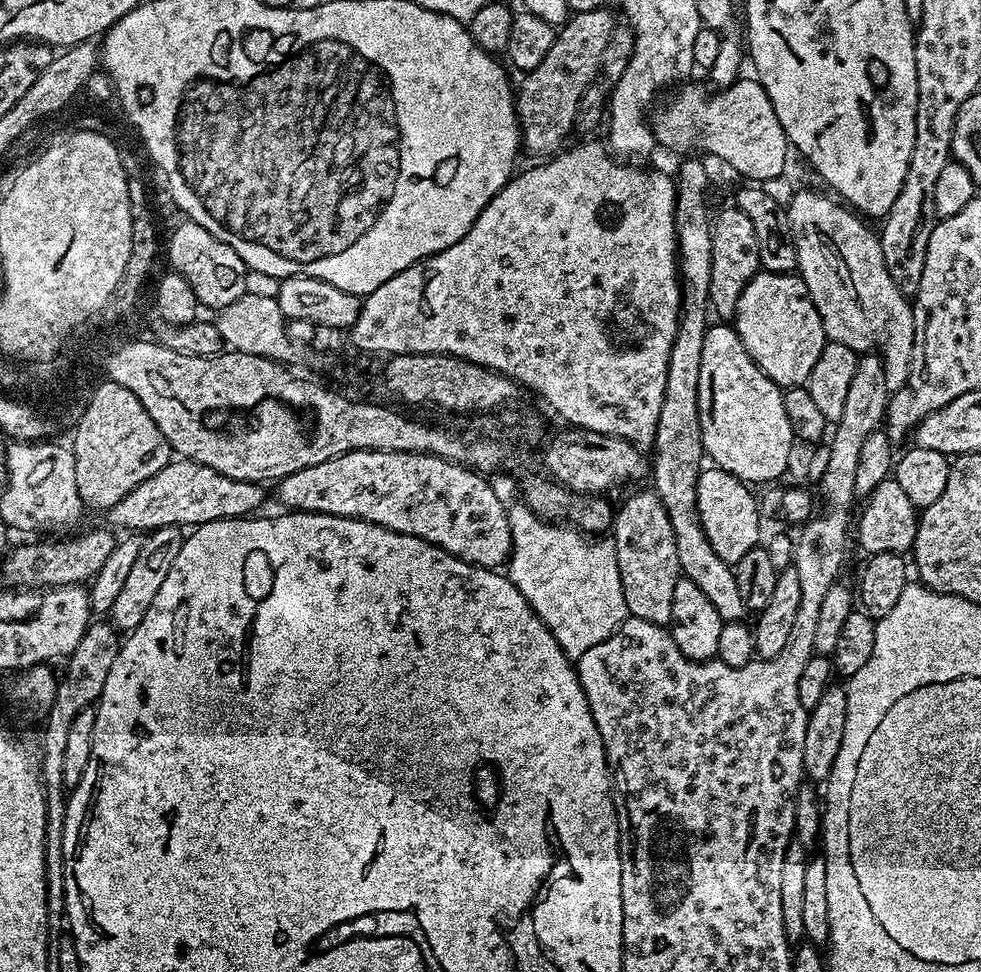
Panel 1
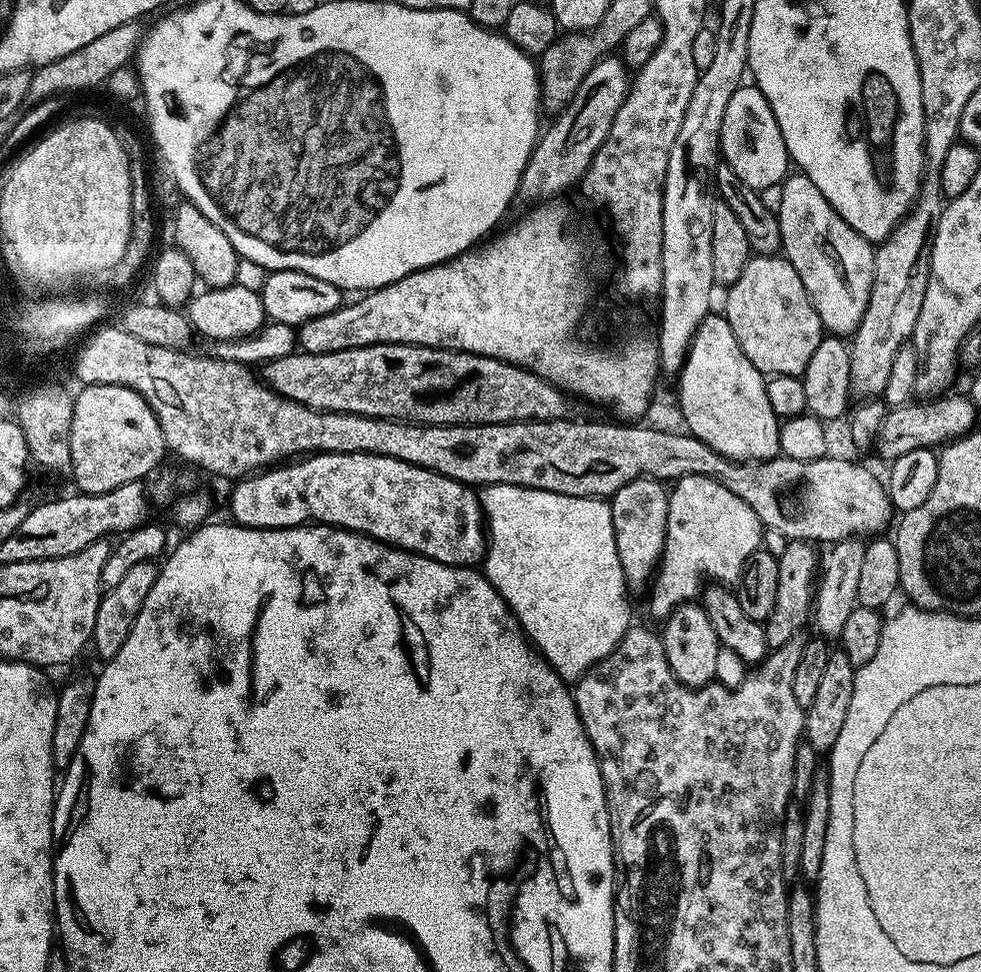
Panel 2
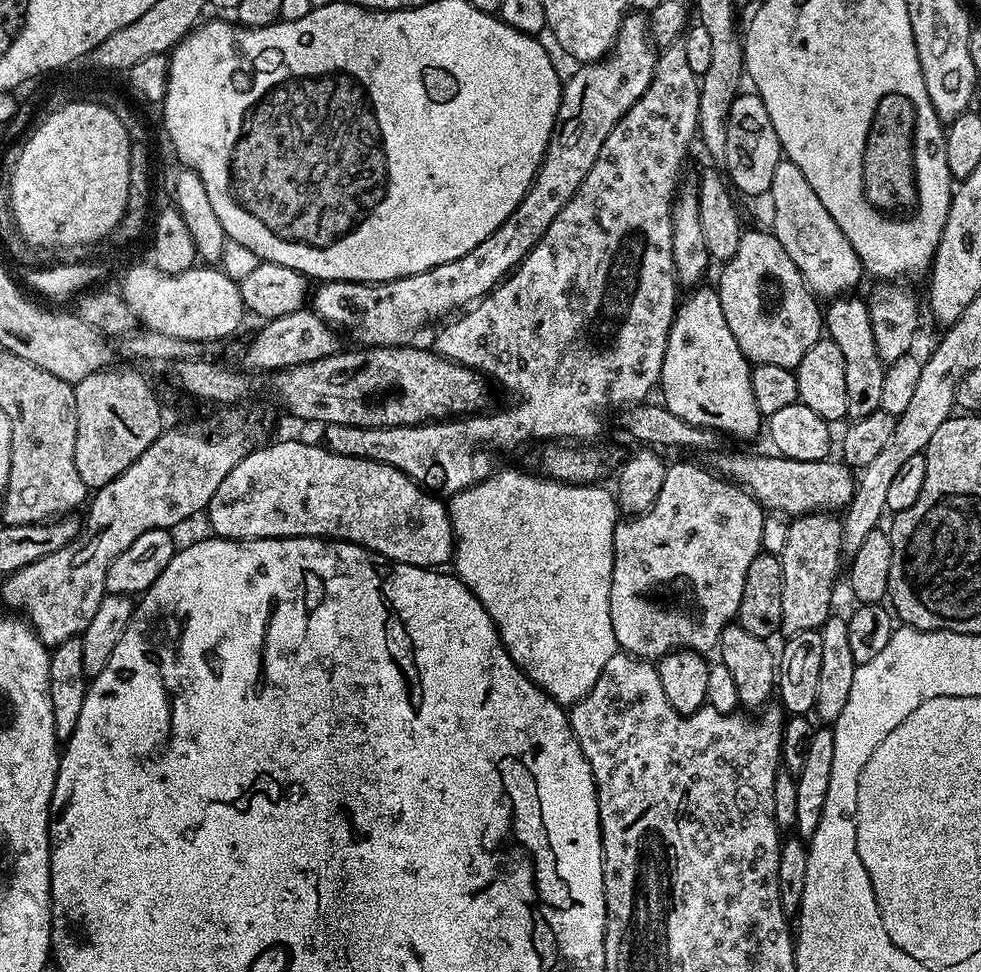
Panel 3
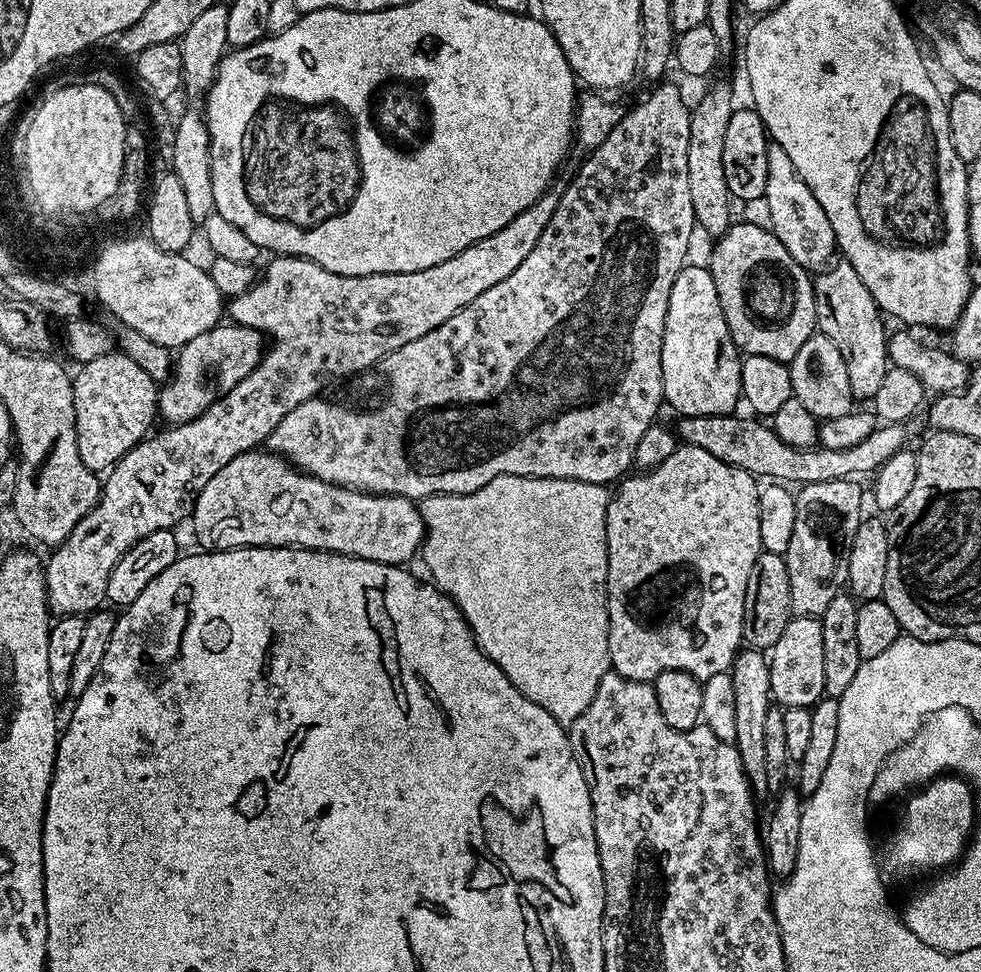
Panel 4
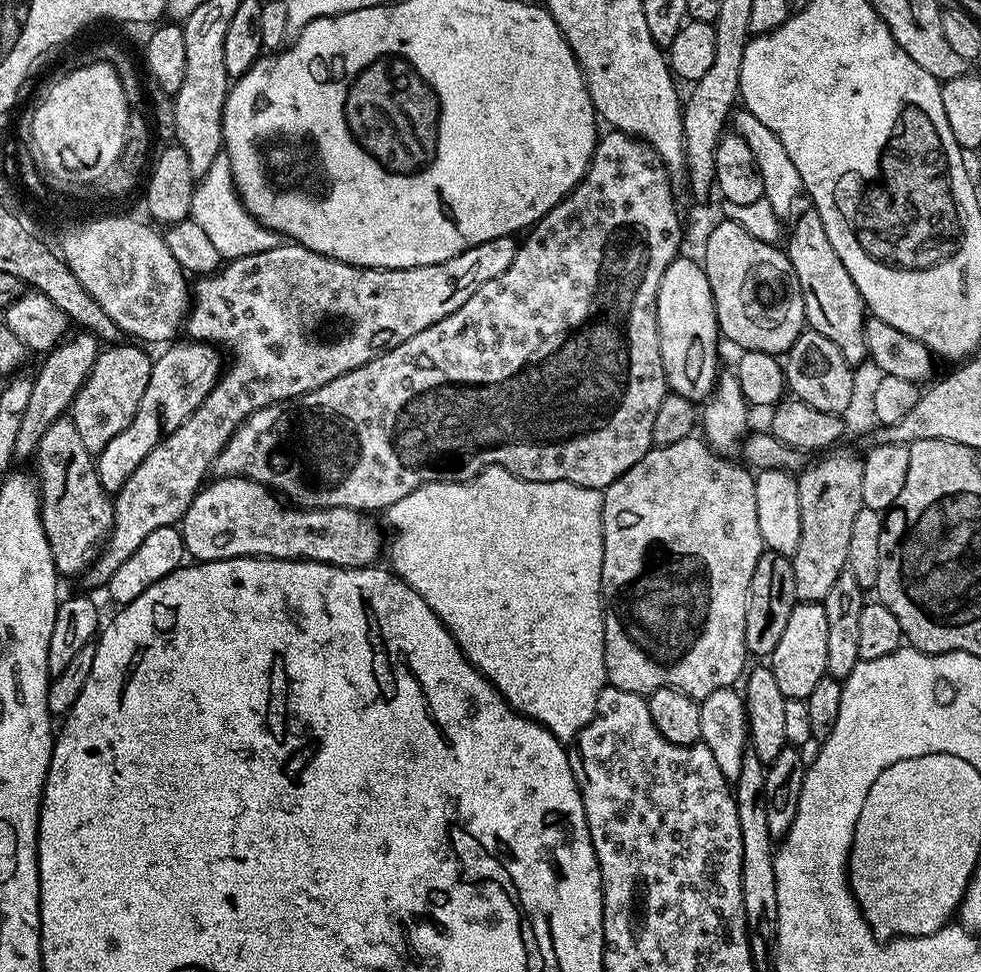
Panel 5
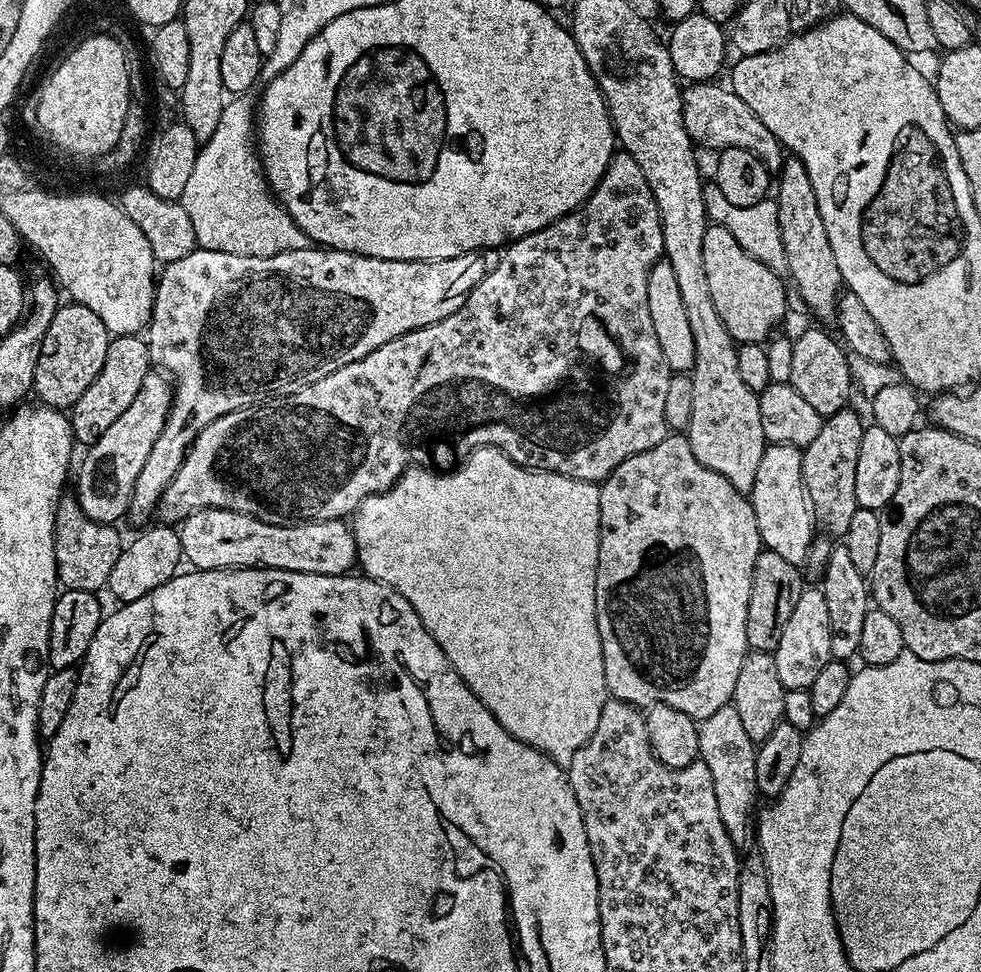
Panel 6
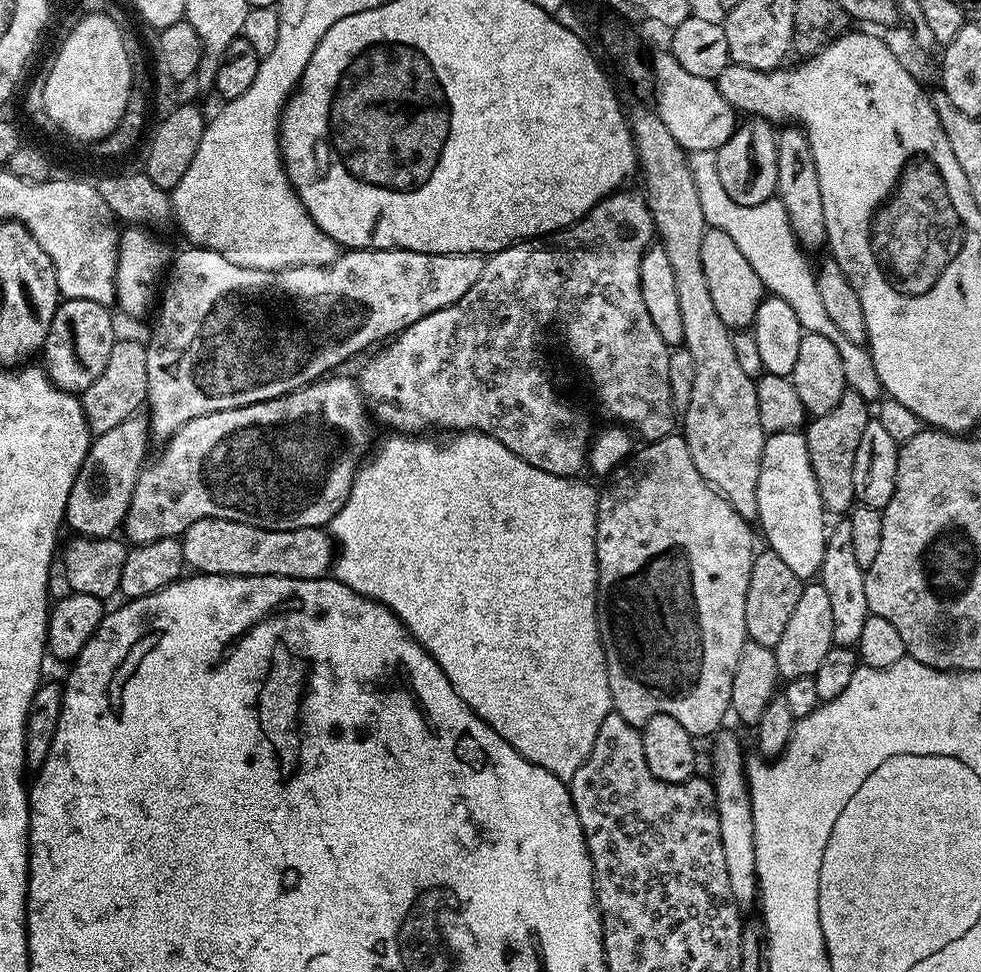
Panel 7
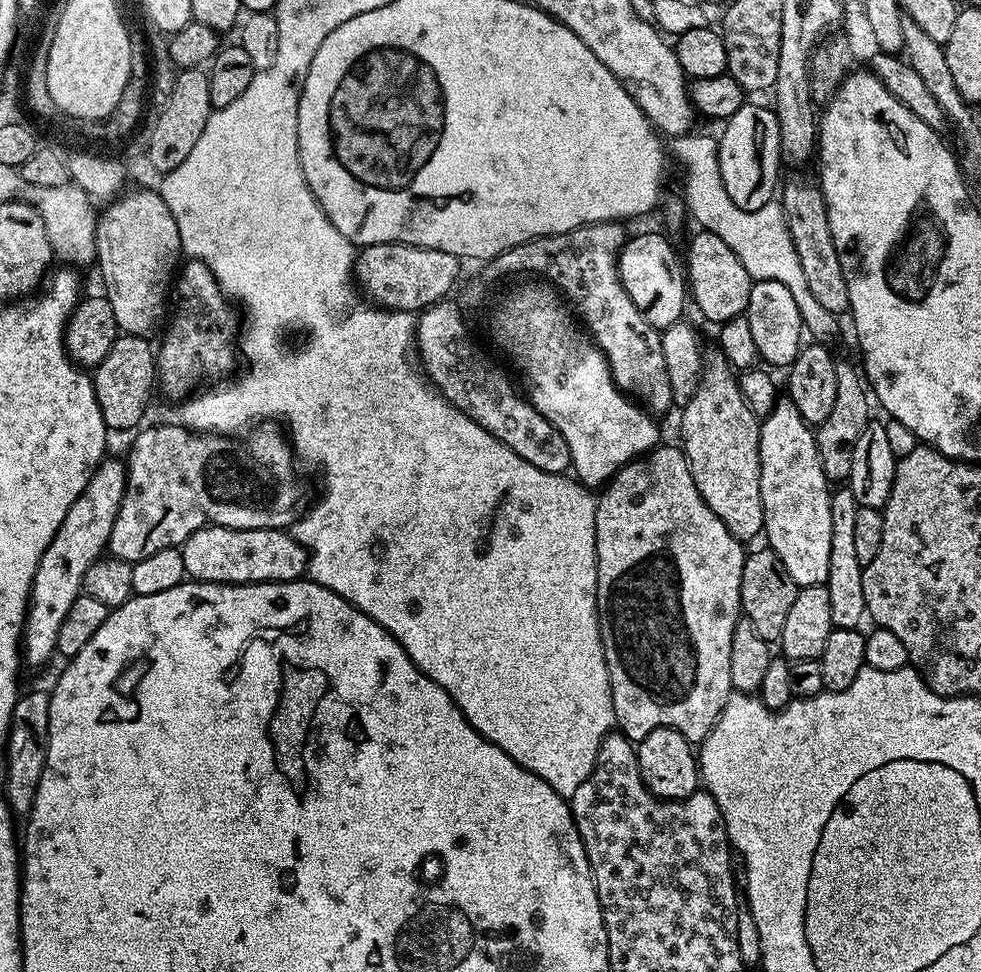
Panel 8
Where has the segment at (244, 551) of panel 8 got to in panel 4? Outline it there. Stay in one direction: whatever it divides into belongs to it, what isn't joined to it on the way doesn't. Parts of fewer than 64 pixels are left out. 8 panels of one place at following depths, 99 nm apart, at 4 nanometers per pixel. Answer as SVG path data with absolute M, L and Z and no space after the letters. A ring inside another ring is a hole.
M253 450L238 454L206 486L202 486L202 494L198 494L196 505L192 508L190 525L196 531L196 540L201 549L215 550L225 552L228 548L313 548L316 552L333 552L334 554L346 554L354 558L366 558L370 562L382 562L383 564L407 565L408 559L412 555L421 551L422 545L426 539L426 529L424 526L424 517L420 515L420 509L413 501L407 500L404 496L380 496L377 492L359 492L356 488L343 488L330 482L322 482L313 476L307 476L306 473L295 468L293 464L288 463L282 456L277 456L275 452L267 450Z

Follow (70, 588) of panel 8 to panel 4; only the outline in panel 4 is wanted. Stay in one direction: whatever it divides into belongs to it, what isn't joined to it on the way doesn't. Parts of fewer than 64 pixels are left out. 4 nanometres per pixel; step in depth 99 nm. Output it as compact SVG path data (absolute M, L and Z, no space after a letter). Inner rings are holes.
M221 322L215 328L190 338L175 353L172 377L163 381L158 392L158 416L165 425L185 424L198 418L216 400L220 400L242 378L252 373L266 351L264 333L250 326Z

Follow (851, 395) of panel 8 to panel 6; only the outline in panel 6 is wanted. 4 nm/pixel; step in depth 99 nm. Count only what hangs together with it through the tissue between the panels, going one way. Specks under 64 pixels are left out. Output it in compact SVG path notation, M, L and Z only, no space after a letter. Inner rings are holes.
M851 407L838 410L838 414L824 417L822 430L802 449L802 478L804 479L804 492L808 496L808 505L812 508L812 518L817 529L820 528L828 536L843 538L850 526L850 518L856 509L854 498L854 473L858 470L858 449L862 447L862 434L866 427L865 421L860 421L860 416L852 412Z

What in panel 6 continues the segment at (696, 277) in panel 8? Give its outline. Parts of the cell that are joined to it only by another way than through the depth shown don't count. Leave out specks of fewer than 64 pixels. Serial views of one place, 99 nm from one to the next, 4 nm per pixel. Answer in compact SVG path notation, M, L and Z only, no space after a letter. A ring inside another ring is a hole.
M709 223L706 234L702 234L702 258L710 285L710 298L714 298L722 326L730 330L737 345L767 341L776 332L774 330L788 308L788 292L780 281L783 280L781 273L770 270L770 266L758 262L758 258L746 254L746 250L738 246L734 234L721 224Z

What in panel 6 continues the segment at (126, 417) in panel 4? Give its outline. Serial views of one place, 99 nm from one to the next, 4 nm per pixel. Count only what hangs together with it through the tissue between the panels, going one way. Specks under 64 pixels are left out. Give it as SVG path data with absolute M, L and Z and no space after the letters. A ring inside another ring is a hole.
M143 335L112 336L102 370L70 409L73 437L79 443L81 440L84 446L90 446L95 440L102 438L106 429L130 407L130 402L134 402L148 371L148 341Z

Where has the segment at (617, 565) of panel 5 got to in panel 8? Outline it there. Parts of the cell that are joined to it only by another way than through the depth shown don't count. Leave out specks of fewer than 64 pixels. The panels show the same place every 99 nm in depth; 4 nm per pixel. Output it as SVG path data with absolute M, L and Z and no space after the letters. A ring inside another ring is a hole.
M667 442L661 443L651 452L636 457L624 465L612 476L602 491L596 496L596 513L594 514L594 530L596 531L596 609L600 619L600 637L604 647L604 657L610 678L612 705L614 706L615 727L621 736L638 742L650 734L650 730L673 728L678 730L694 746L704 743L710 730L718 722L726 702L734 689L730 678L731 640L737 622L742 617L740 610L740 587L742 586L742 566L746 548L741 541L726 530L722 518L706 506L702 494L698 494L698 486L694 486L694 474L690 470L688 460L684 456L683 447L671 448Z

